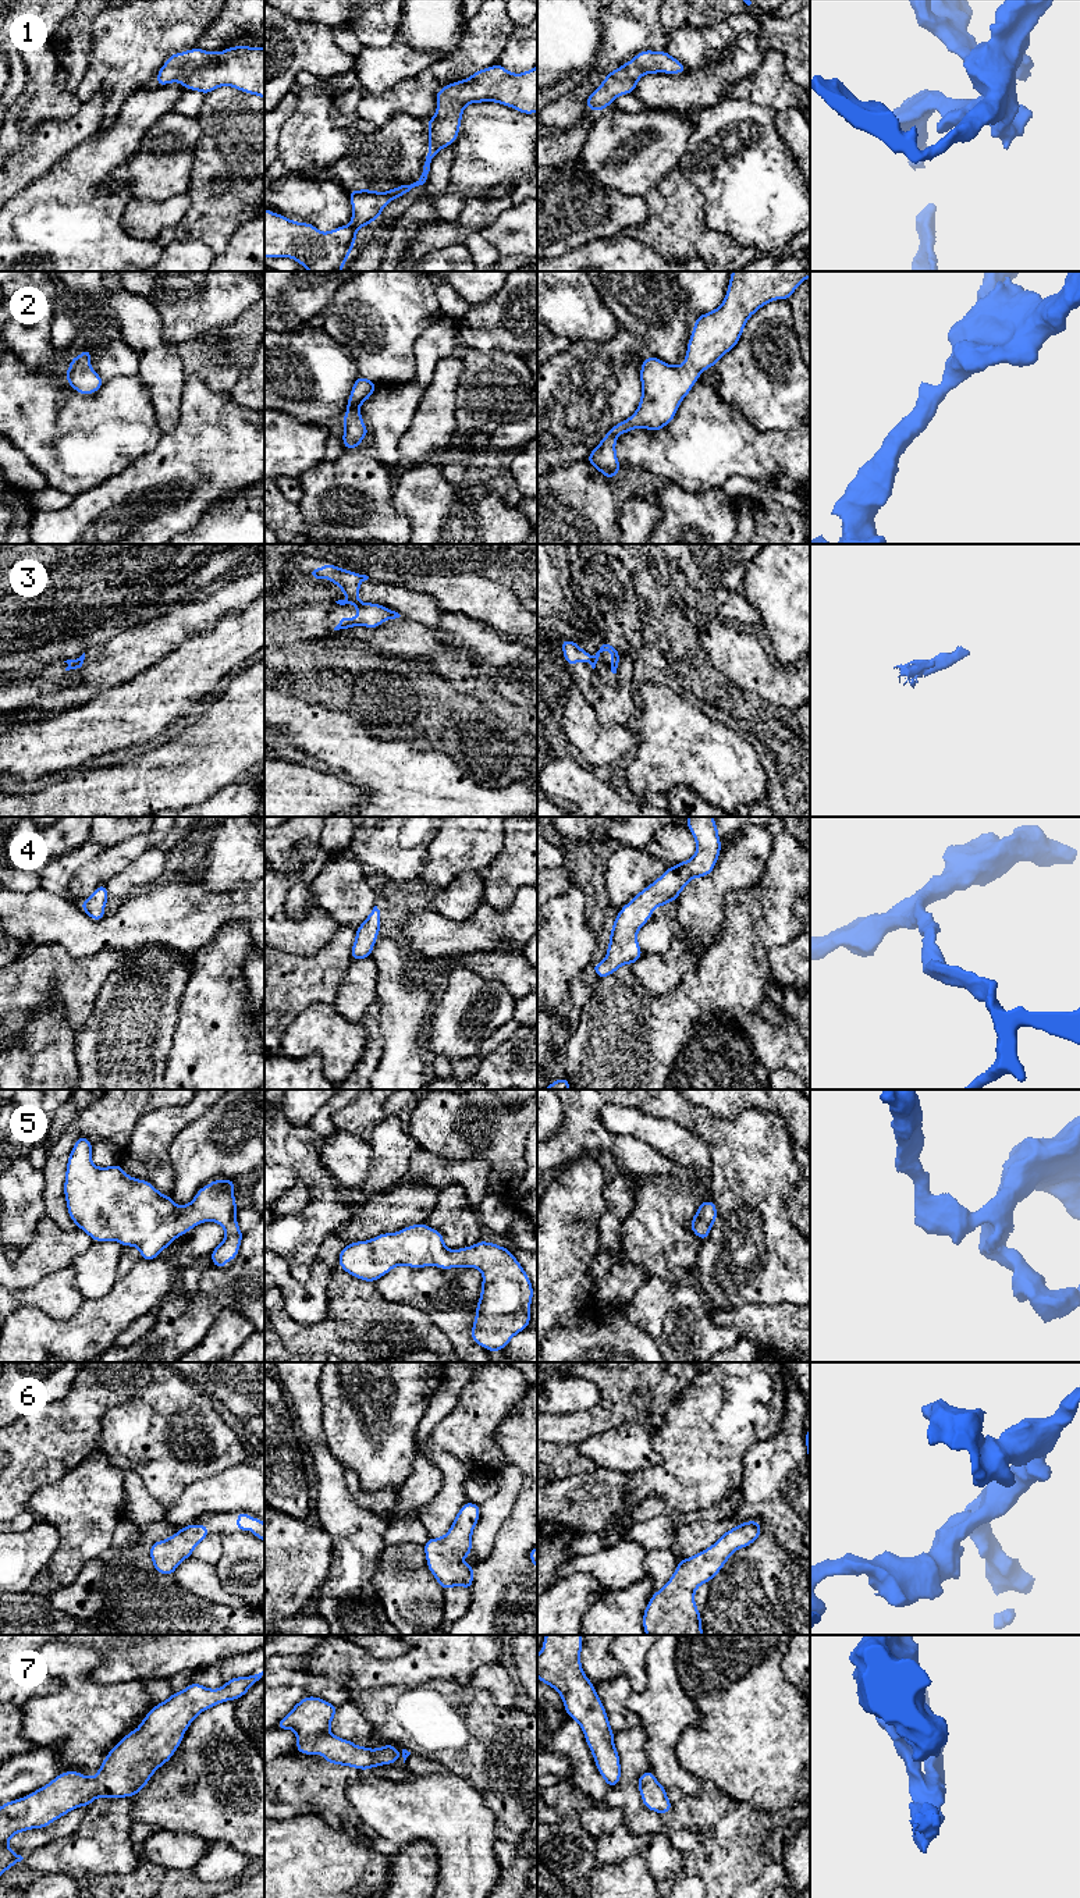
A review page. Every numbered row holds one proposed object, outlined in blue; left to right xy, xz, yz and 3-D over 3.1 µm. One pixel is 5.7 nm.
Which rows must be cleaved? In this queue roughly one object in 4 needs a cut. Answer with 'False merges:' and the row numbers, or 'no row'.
False merges: 3

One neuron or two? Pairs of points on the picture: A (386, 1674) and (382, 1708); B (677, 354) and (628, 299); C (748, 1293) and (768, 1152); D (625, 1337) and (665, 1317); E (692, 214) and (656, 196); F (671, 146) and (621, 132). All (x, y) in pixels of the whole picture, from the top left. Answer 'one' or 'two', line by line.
A: two
B: one
C: one
D: two
E: one
F: one

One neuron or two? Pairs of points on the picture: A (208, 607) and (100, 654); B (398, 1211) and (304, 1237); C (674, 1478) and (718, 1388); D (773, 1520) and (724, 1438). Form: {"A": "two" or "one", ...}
{"A": "one", "B": "two", "C": "one", "D": "two"}

